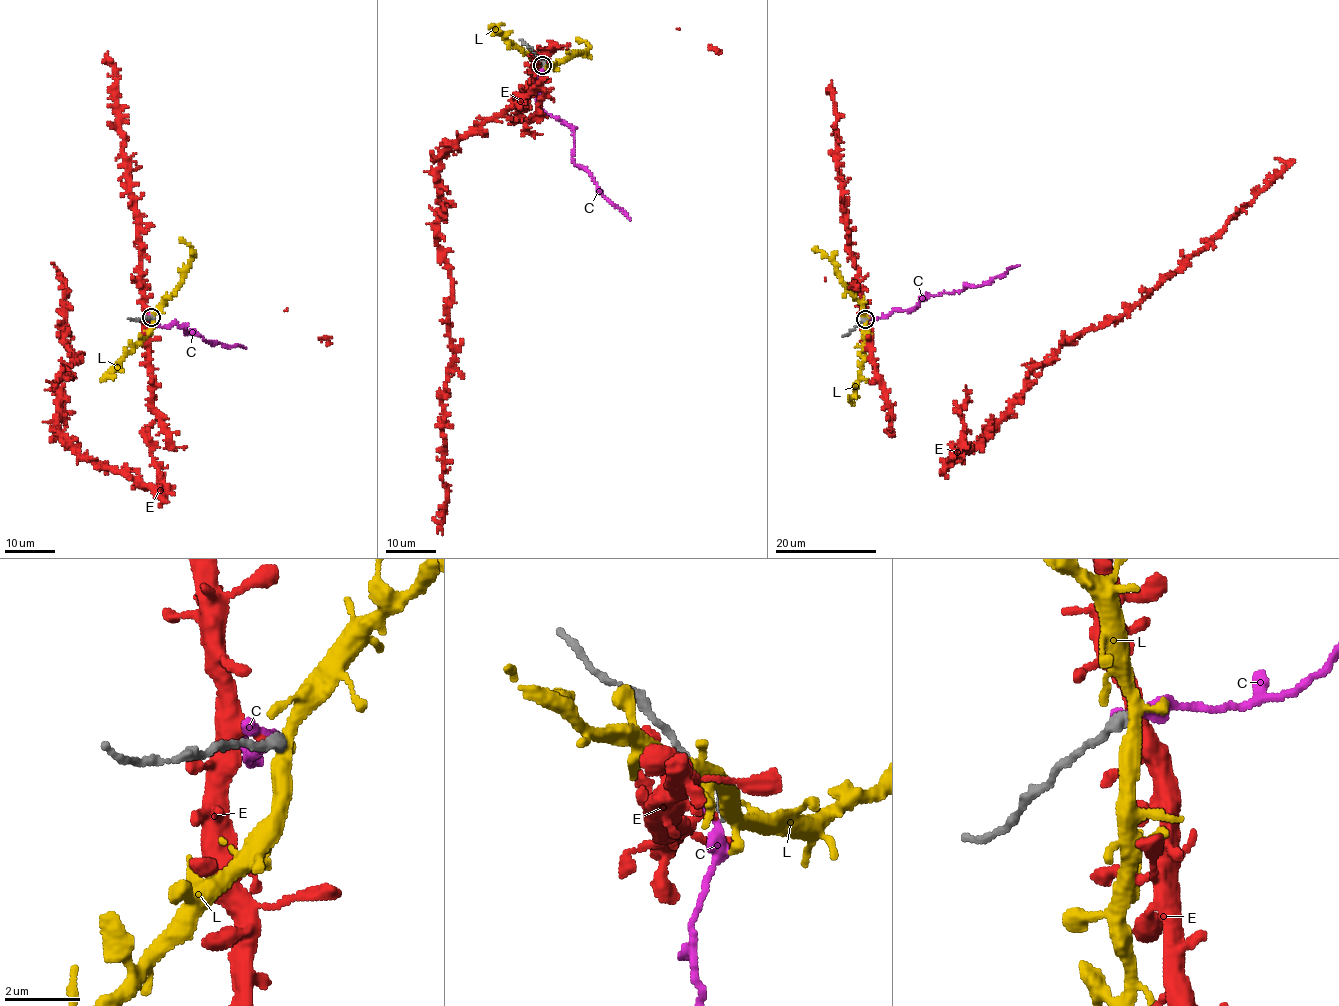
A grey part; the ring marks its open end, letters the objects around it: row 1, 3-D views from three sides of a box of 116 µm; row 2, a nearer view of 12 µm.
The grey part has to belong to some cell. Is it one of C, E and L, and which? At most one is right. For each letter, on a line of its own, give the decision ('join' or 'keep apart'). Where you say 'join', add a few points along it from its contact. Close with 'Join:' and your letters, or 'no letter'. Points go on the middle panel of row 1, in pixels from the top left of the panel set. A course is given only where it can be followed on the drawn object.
C: join; it runs (542, 64), (538, 106), (546, 114), (556, 116), (573, 130), (572, 160), (590, 174), (601, 194), (630, 219)
E: keep apart
L: keep apart
Join: C

